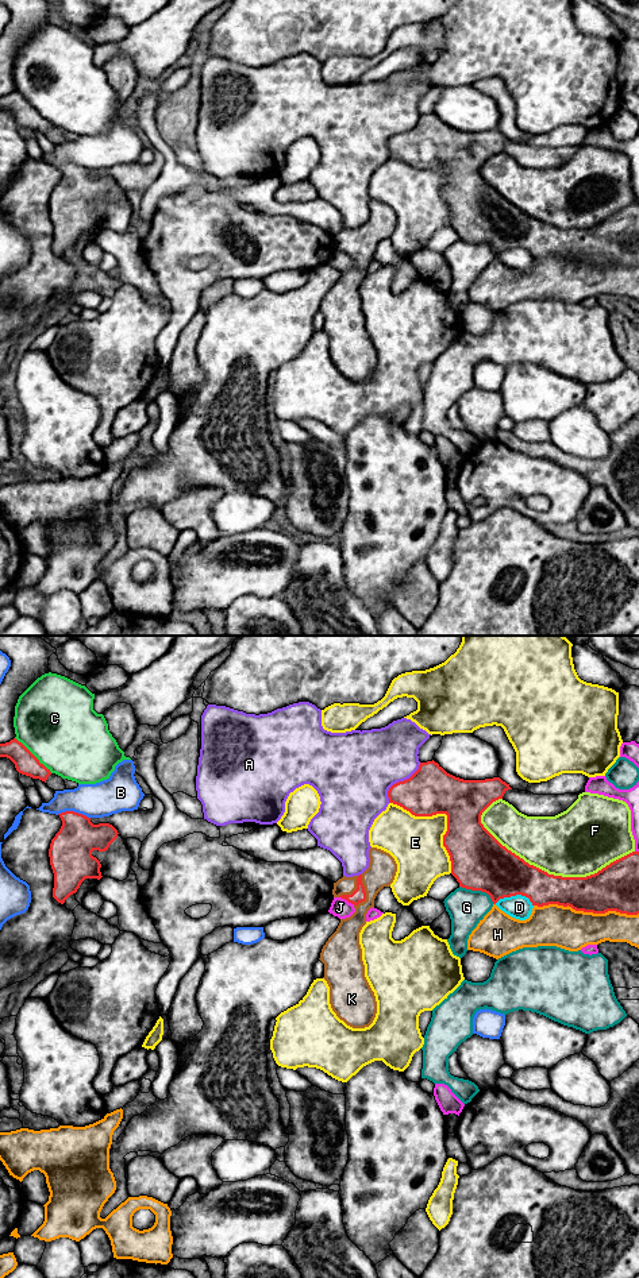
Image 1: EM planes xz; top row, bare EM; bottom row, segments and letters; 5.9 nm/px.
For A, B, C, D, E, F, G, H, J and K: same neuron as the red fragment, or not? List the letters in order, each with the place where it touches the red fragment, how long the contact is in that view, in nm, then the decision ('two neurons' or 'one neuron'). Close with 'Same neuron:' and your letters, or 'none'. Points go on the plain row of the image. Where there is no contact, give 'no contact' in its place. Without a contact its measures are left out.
A: xz (399, 134) | 300 nm | two neurons
B: xz (73, 163) | 200 nm | two neurons
C: xz (34, 108) | 300 nm | two neurons
D: xz (515, 247) | 240 nm | two neurons
E: xz (446, 166) | 550 nm | two neurons
F: xz (553, 227) | 950 nm | two neurons
G: xz (478, 242) | 240 nm | two neurons
H: xz (586, 263) | 650 nm | two neurons
J: xz (347, 253) | 110 nm | two neurons
K: xz (365, 244) | 200 nm | one neuron
Same neuron: K

